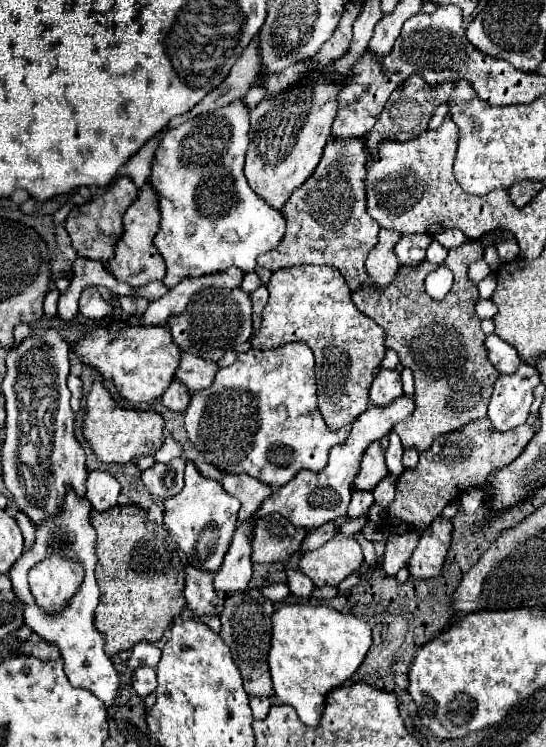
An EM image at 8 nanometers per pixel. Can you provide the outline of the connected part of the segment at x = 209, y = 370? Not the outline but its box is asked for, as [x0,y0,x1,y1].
[176,353,218,393]

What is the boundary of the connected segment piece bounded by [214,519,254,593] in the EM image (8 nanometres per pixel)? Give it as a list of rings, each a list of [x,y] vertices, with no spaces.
[[[254,519],[248,521],[248,525],[240,525],[234,533],[234,539],[228,547],[228,553],[224,557],[222,567],[214,573],[214,589],[218,593],[234,593],[242,591],[250,583],[250,529],[254,525]]]

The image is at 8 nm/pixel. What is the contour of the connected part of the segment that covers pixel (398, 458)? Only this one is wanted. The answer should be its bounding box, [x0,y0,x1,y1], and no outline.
[386,433,404,475]

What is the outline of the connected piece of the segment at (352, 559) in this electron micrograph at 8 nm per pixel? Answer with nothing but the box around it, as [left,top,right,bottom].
[298,537,362,587]

